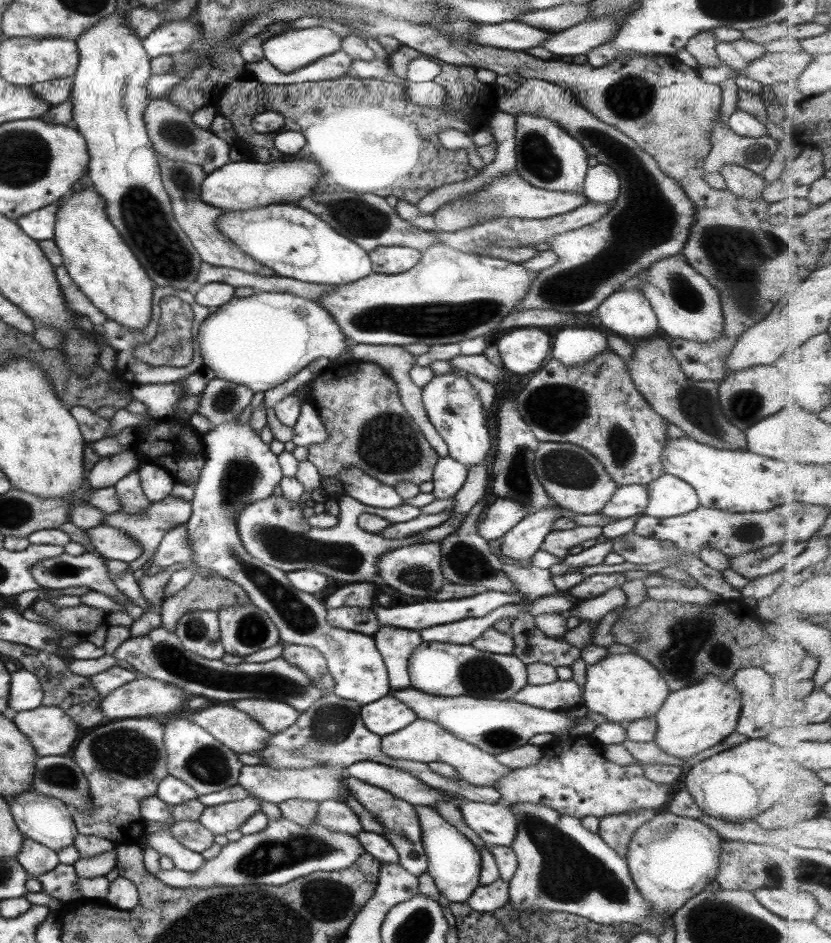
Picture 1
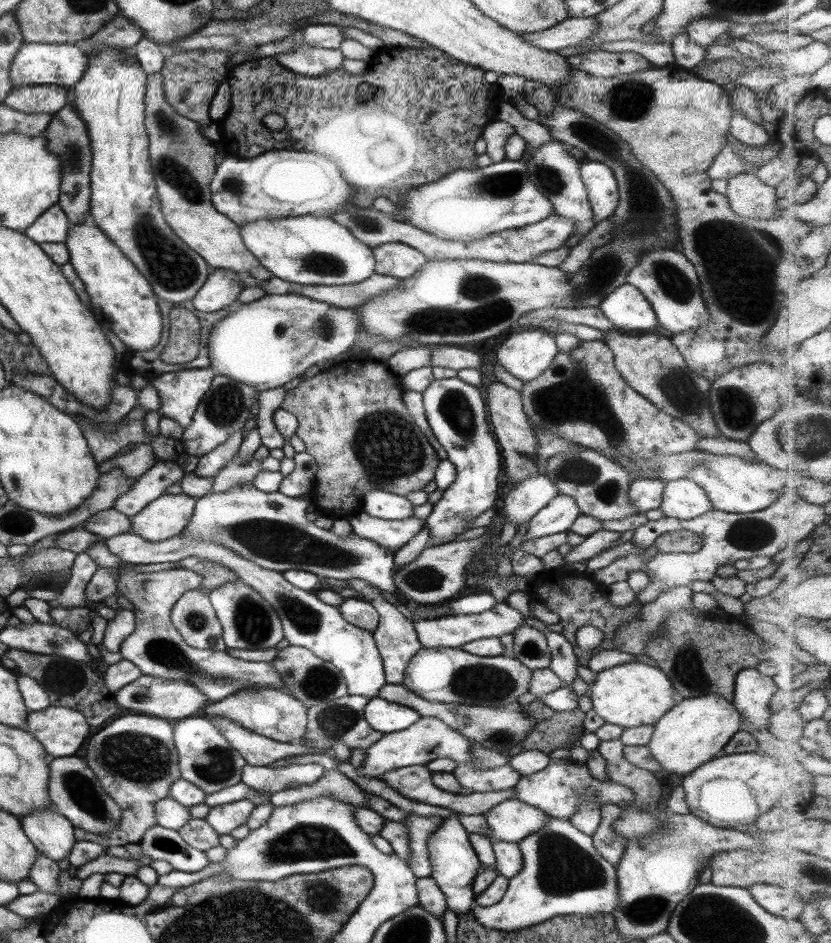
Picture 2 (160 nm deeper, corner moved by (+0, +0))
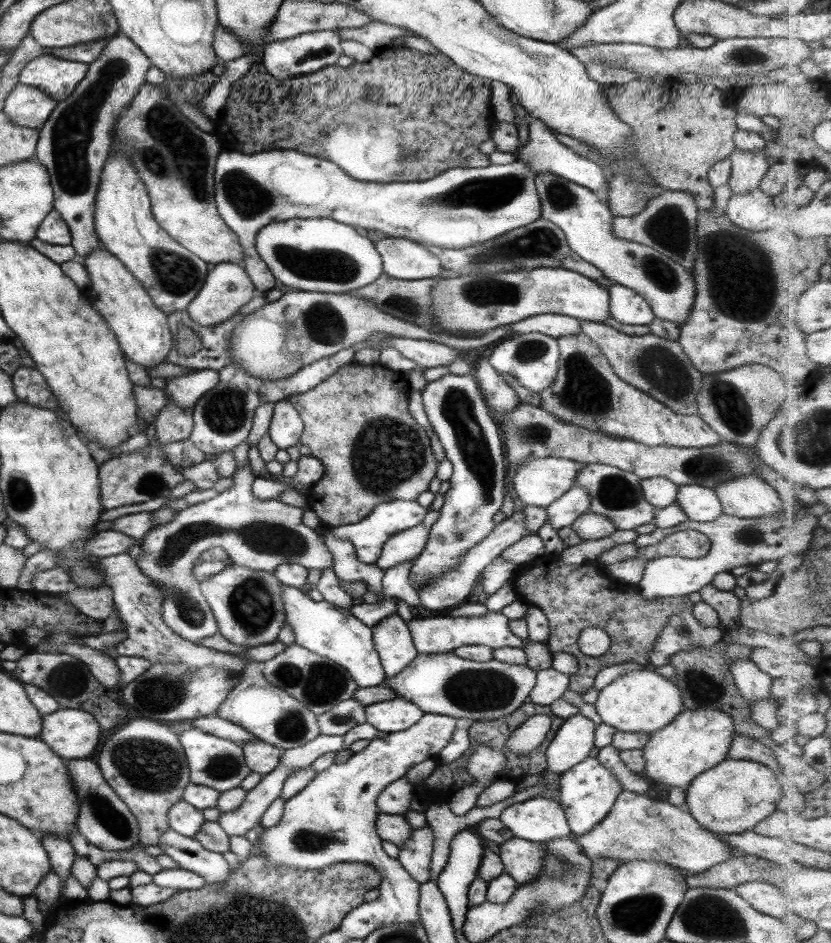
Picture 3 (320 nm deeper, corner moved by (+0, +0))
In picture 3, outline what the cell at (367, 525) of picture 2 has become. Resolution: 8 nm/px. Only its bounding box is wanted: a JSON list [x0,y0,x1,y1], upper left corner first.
[374,509,439,571]

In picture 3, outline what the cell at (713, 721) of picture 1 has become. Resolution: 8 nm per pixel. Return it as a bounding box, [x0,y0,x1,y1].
[642,710,734,789]

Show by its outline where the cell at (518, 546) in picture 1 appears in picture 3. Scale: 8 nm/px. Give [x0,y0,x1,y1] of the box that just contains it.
[545,484,590,530]

